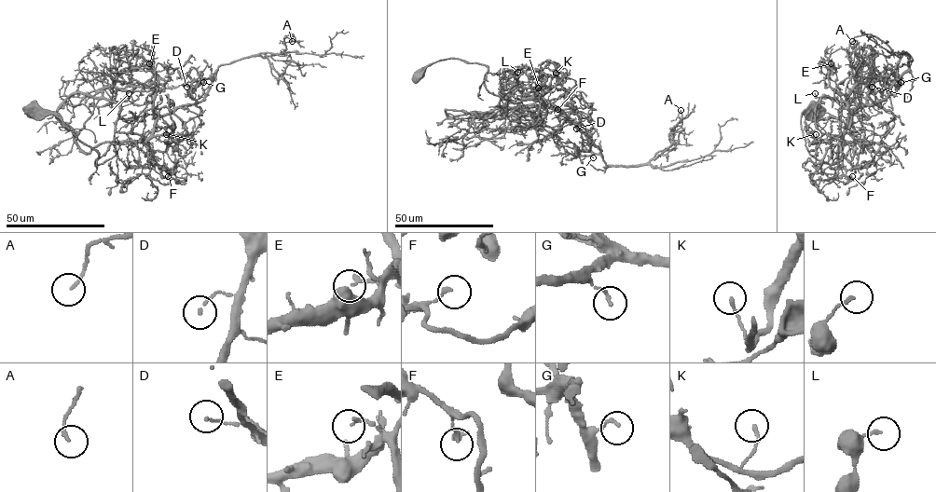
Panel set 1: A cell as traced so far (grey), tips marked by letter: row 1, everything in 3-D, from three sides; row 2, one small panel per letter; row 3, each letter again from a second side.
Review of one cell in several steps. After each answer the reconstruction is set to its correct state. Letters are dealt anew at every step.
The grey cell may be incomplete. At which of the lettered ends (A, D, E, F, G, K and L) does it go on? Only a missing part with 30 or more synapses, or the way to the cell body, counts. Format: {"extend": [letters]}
{"extend": []}

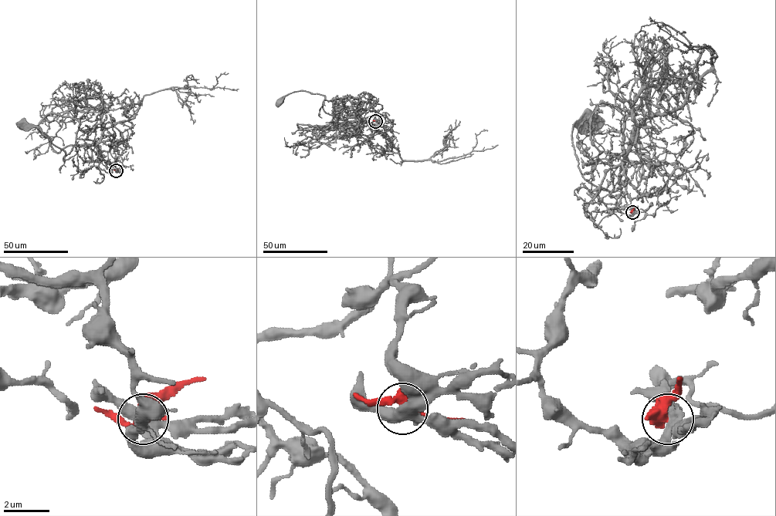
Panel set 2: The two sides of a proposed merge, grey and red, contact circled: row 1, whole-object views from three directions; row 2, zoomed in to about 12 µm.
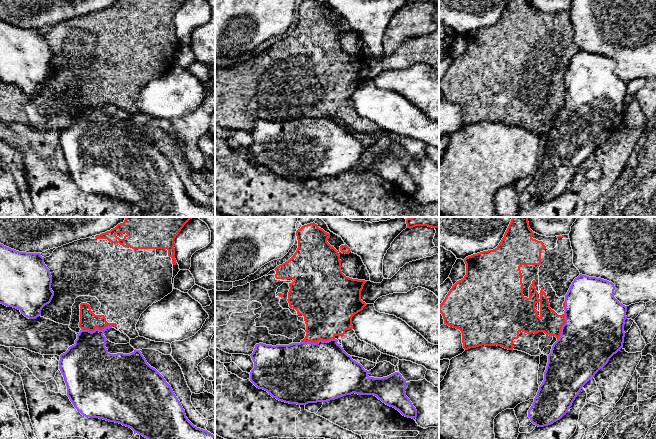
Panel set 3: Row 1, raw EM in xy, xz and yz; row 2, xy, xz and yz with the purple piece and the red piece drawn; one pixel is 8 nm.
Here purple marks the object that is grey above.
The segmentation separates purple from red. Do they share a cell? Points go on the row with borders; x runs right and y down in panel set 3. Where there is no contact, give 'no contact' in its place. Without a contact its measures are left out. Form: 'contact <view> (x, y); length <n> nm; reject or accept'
contact xz (318, 341); length 280 nm; reject

